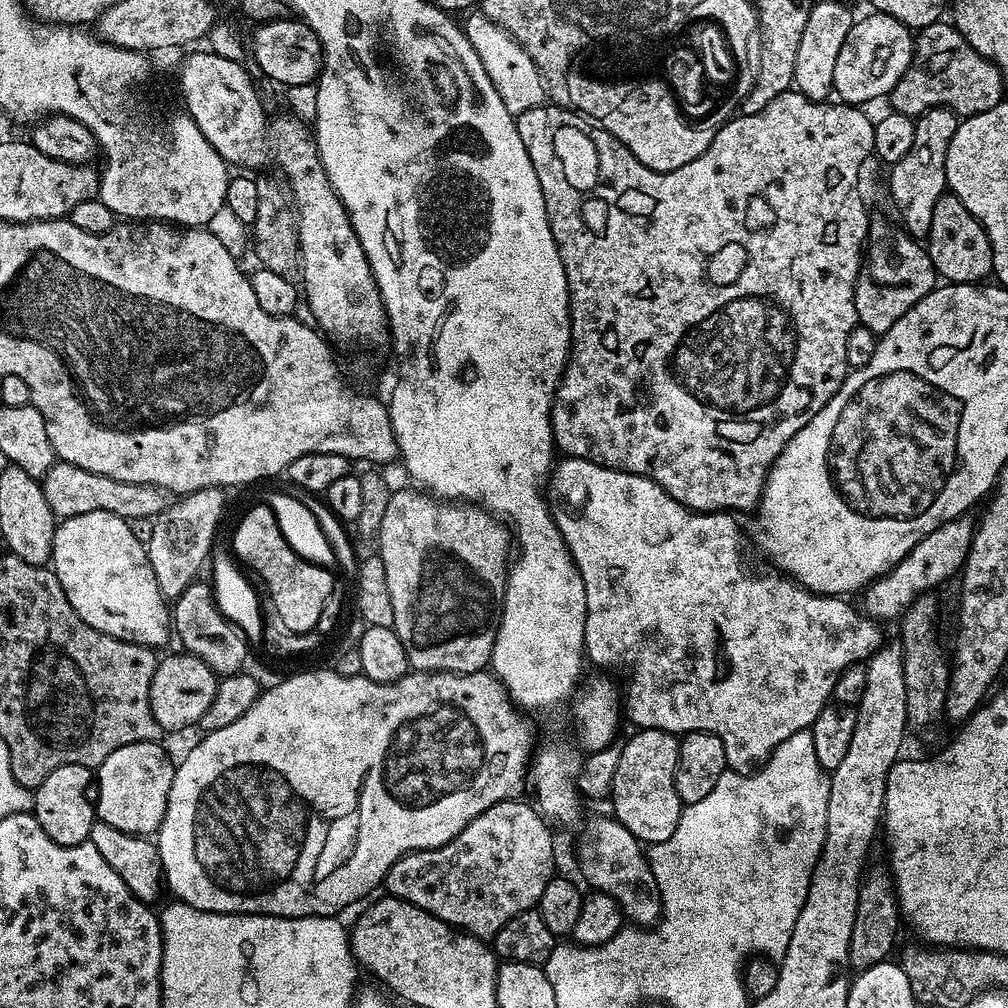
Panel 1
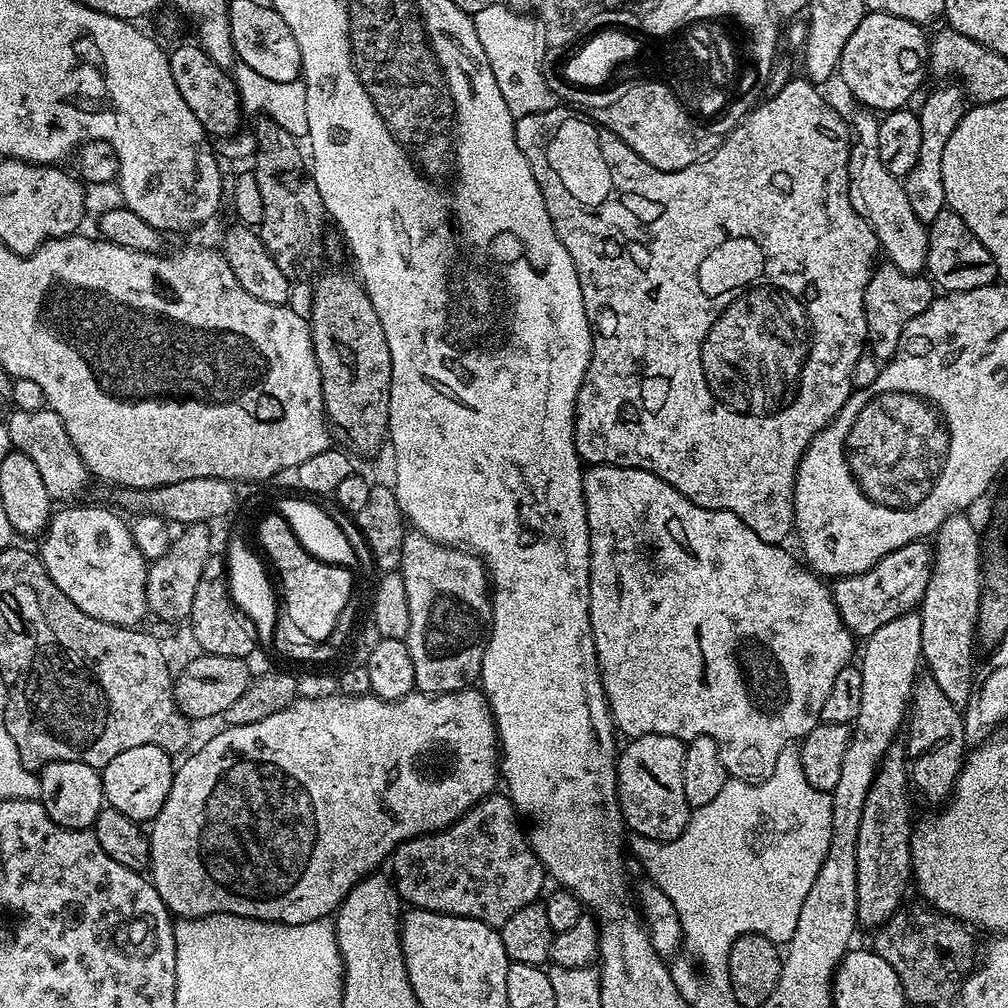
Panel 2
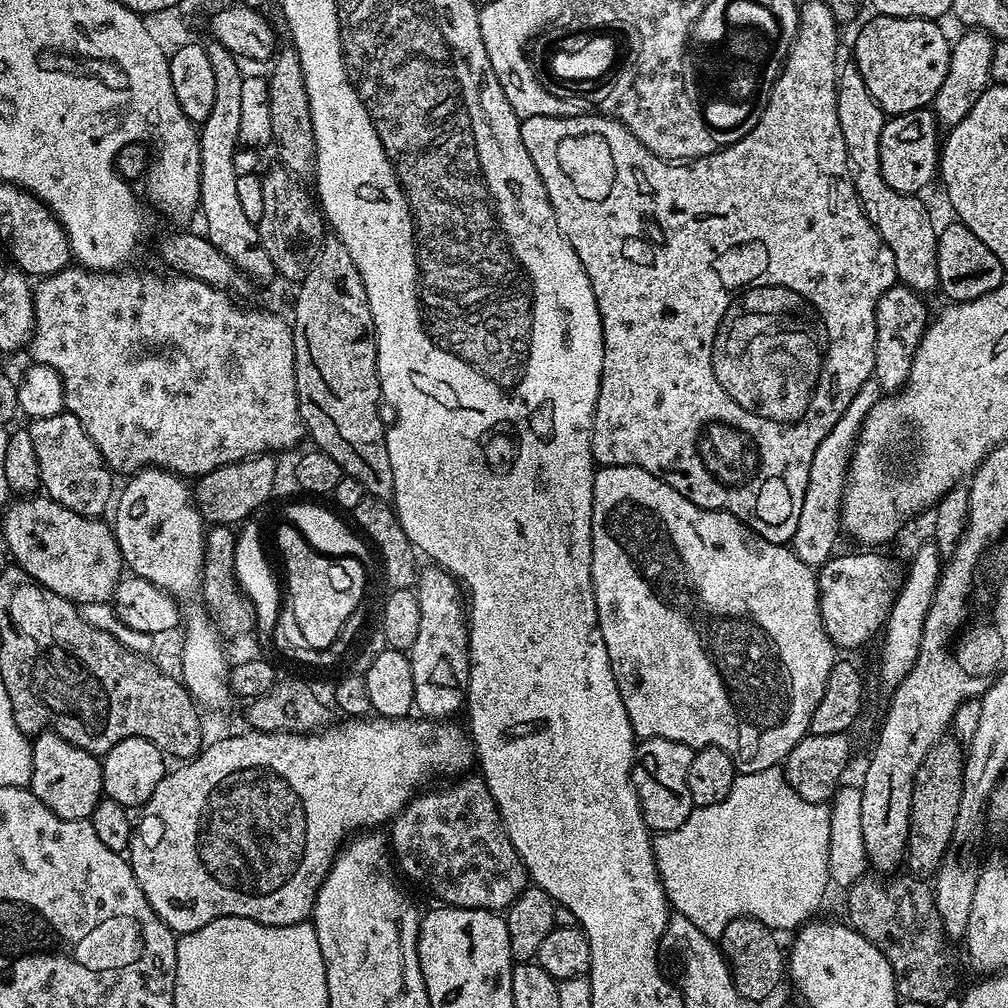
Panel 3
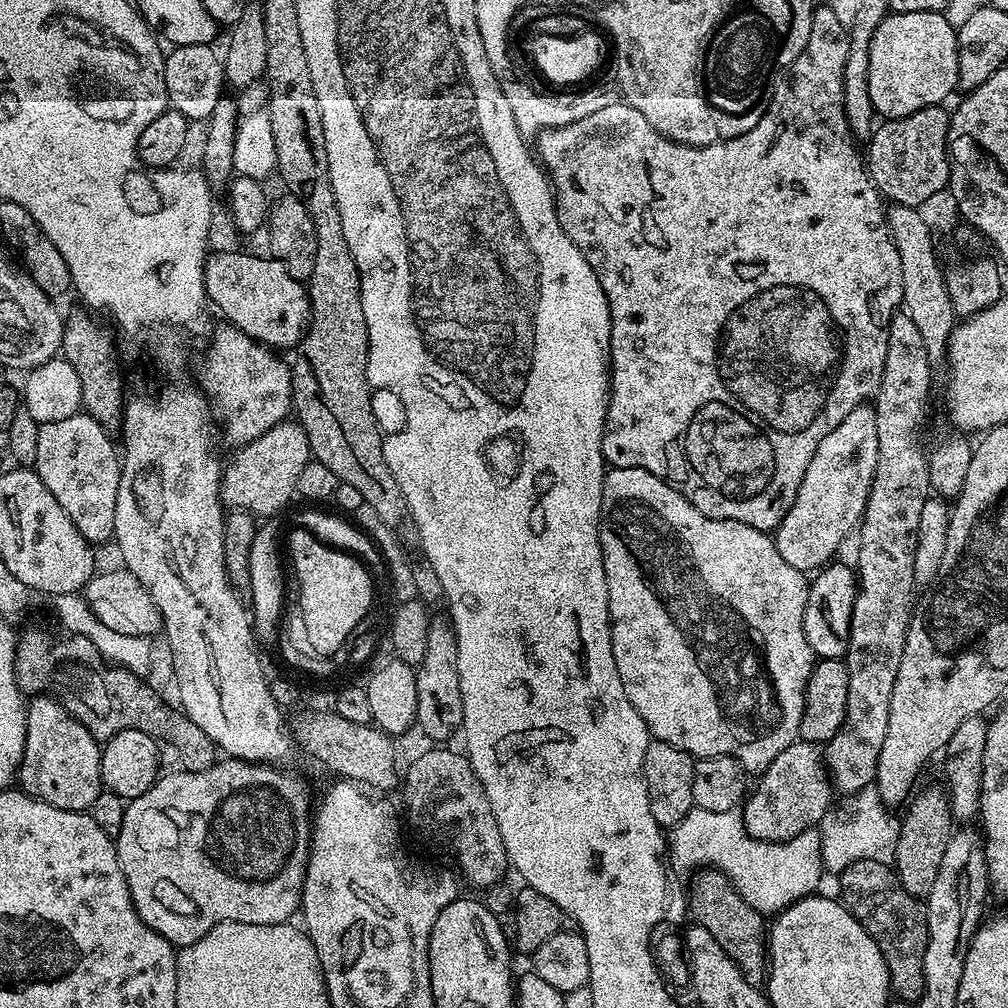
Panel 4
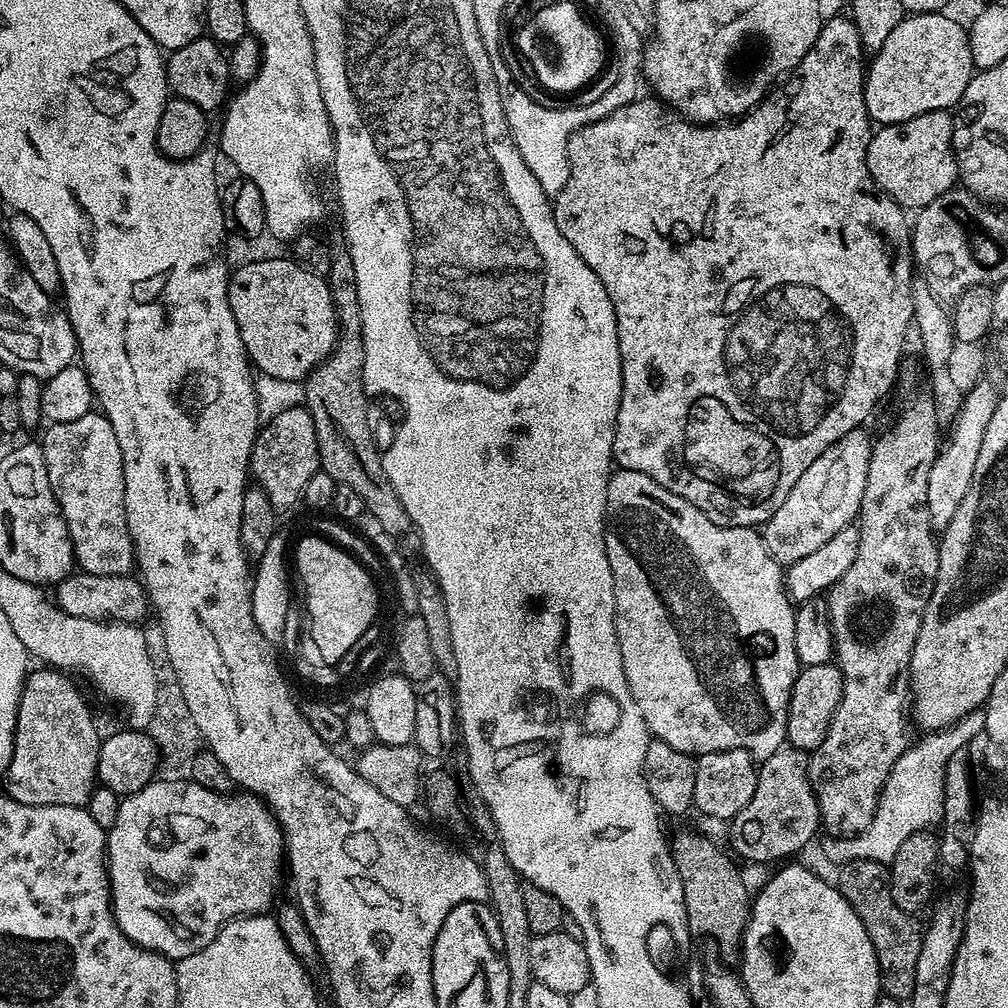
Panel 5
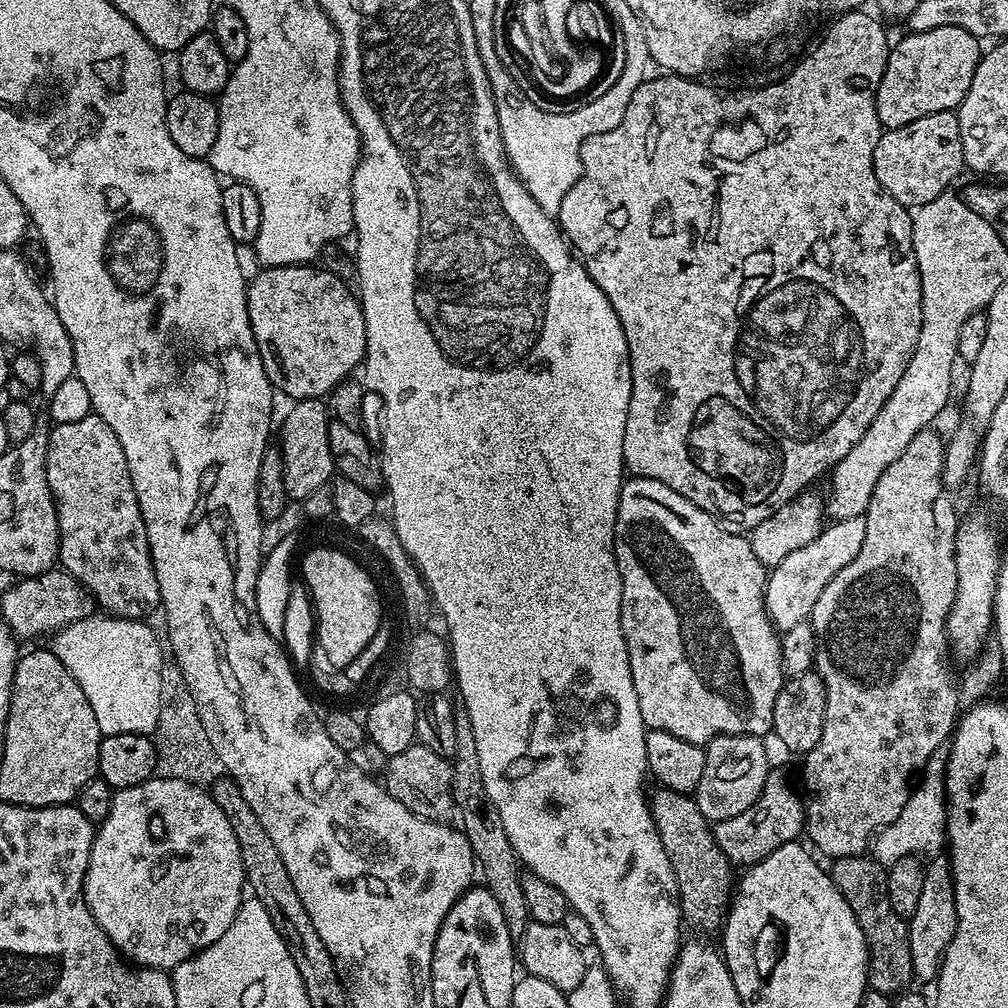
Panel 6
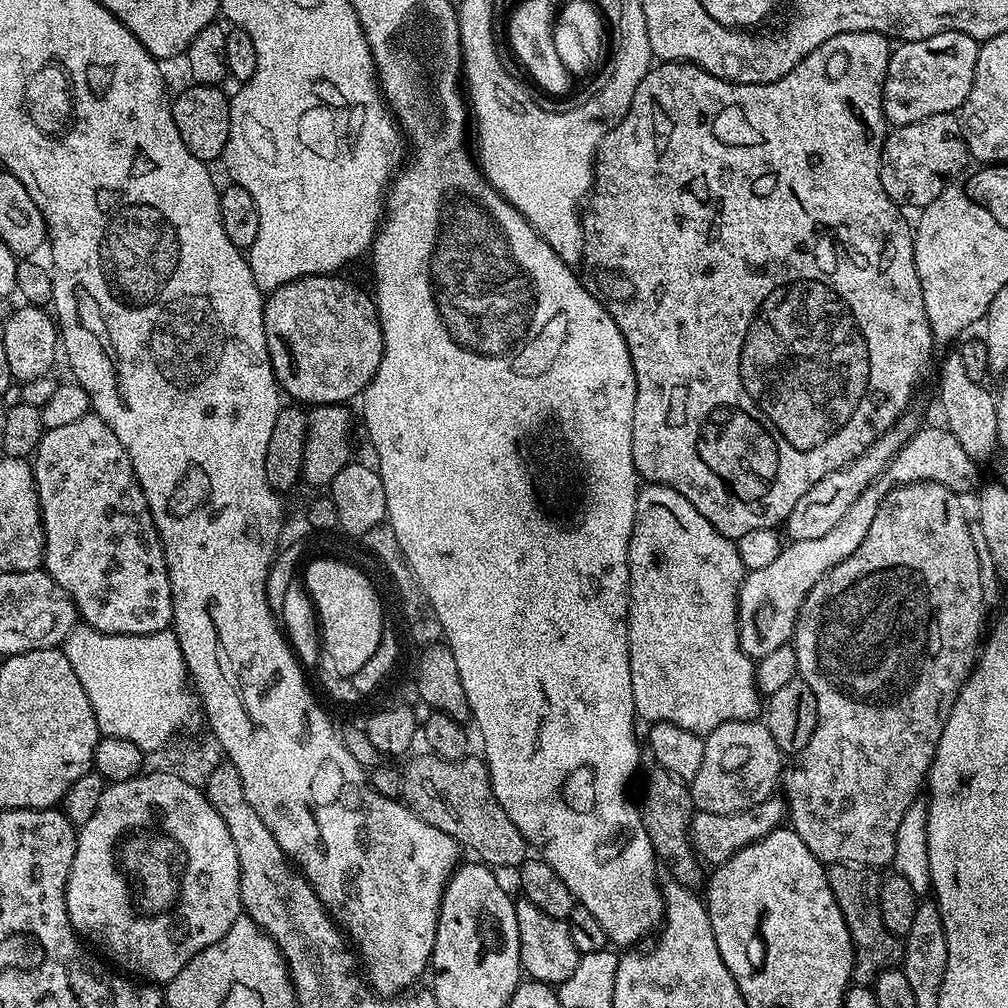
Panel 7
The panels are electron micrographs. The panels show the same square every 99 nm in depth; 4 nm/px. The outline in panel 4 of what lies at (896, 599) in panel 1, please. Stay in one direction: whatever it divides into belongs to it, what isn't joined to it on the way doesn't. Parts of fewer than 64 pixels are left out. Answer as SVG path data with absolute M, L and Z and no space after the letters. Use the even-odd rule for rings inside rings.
M829 563L811 577L804 611L804 633L810 642L813 657L822 660L838 660L848 654L848 627L856 597L858 577L851 567Z

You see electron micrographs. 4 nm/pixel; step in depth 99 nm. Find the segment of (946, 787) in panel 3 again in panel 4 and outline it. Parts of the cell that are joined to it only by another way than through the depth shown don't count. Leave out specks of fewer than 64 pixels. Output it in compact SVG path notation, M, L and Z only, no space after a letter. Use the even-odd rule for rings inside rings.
M943 787L928 788L918 796L907 805L908 813L900 820L894 871L900 888L906 890L906 894L926 898L934 887L934 877L938 875L938 866L946 854L946 846L954 831L954 821L948 794Z

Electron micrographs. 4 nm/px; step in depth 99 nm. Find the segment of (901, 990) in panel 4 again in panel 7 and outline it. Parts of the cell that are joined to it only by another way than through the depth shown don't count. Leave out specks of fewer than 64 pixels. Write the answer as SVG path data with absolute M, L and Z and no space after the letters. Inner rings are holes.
M829 864L826 871L838 910L842 910L846 930L850 930L853 981L871 986L882 970L899 965L902 960L901 937L886 930L886 922L882 922L882 912L878 906L881 873L875 868L863 868L857 864Z

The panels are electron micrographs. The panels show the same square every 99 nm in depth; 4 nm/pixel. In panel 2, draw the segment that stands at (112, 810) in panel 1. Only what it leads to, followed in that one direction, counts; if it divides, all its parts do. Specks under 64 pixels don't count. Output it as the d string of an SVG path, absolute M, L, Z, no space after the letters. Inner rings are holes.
M134 746L131 750L122 750L122 754L110 758L110 762L102 769L105 801L131 820L155 820L170 794L174 775L172 760L169 752L158 746Z

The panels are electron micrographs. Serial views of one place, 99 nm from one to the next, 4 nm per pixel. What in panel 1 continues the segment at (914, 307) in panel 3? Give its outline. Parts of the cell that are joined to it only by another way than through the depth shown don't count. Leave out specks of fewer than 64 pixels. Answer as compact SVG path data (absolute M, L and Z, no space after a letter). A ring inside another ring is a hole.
M873 215L868 221L866 255L854 290L854 306L859 327L882 334L910 310L926 294L937 287L938 277L928 257L927 247L917 242L903 227L891 224L882 217ZM896 227L896 228L895 228Z

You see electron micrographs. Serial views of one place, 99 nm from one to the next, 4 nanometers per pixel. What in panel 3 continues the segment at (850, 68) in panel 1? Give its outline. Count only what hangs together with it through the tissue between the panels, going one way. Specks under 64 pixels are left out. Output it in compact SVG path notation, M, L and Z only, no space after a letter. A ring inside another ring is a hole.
M897 16L871 17L856 36L856 69L862 74L874 102L885 112L897 116L910 110L927 108L938 94L950 66L952 44L934 20L915 20Z

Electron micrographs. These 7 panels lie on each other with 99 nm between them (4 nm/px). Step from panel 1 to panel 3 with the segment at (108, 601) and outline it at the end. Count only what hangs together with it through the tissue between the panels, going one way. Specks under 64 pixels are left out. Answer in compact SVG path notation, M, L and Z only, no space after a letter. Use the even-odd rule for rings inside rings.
M32 494L17 500L20 501L10 505L4 516L4 540L16 559L13 561L23 572L42 587L54 590L54 594L71 600L77 606L111 601L126 572L115 531L109 525L107 528L103 519L74 514L74 510L54 502L47 494Z

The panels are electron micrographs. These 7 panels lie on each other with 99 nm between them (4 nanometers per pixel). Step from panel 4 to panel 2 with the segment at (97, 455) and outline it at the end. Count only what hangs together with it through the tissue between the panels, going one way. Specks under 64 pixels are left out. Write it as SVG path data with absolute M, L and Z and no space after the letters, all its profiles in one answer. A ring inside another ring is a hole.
M47 406L38 410L16 408L8 413L6 423L13 449L29 456L34 461L34 466L38 466L38 474L42 474L42 482L46 482L46 490L52 495L53 501L72 502L75 501L72 500L75 496L83 494L84 487L87 486L88 480L90 481L90 473L82 462L82 458L78 454L74 442L70 442L70 434L66 434L66 426L62 426L62 420L58 418L58 414L54 414L51 408Z

